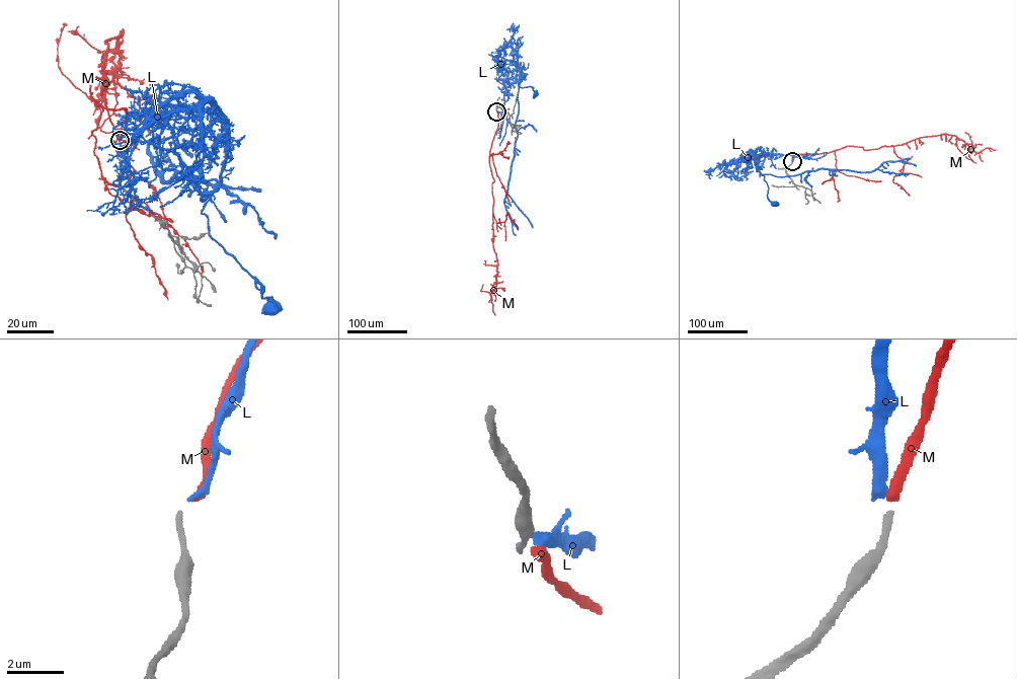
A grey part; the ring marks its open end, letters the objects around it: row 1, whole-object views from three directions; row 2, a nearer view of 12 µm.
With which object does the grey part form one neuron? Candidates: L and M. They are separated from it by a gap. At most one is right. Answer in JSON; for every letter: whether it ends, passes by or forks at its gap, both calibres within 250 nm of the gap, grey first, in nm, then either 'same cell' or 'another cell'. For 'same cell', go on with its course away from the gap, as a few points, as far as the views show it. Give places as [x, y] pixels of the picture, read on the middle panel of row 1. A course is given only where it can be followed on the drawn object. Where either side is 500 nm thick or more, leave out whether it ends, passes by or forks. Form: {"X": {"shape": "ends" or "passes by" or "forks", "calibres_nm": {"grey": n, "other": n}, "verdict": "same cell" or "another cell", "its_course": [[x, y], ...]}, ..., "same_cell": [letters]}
{"L": {"shape": "ends", "calibres_nm": {"grey": 240, "other": 320}, "verdict": "another cell"}, "M": {"shape": "ends", "calibres_nm": {"grey": 240, "other": 320}, "verdict": "same cell", "its_course": [[496, 111], [497, 128], [489, 157], [494, 181], [492, 224], [496, 285], [490, 294], [481, 291], [483, 284]]}, "same_cell": ["M"]}

